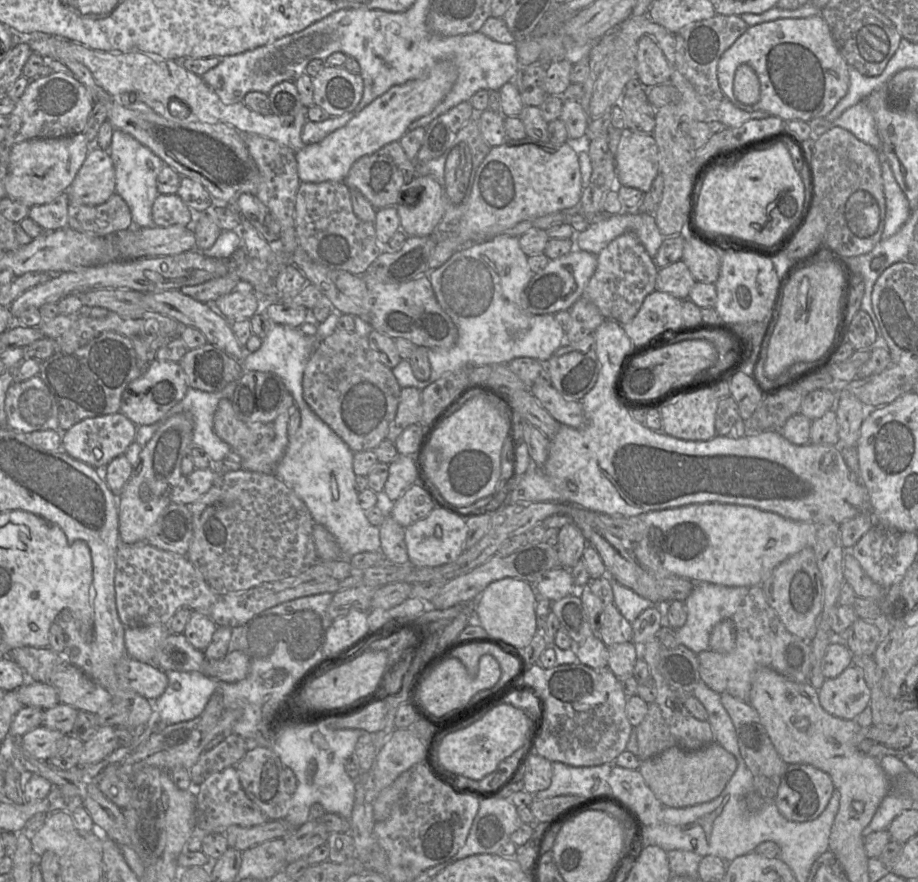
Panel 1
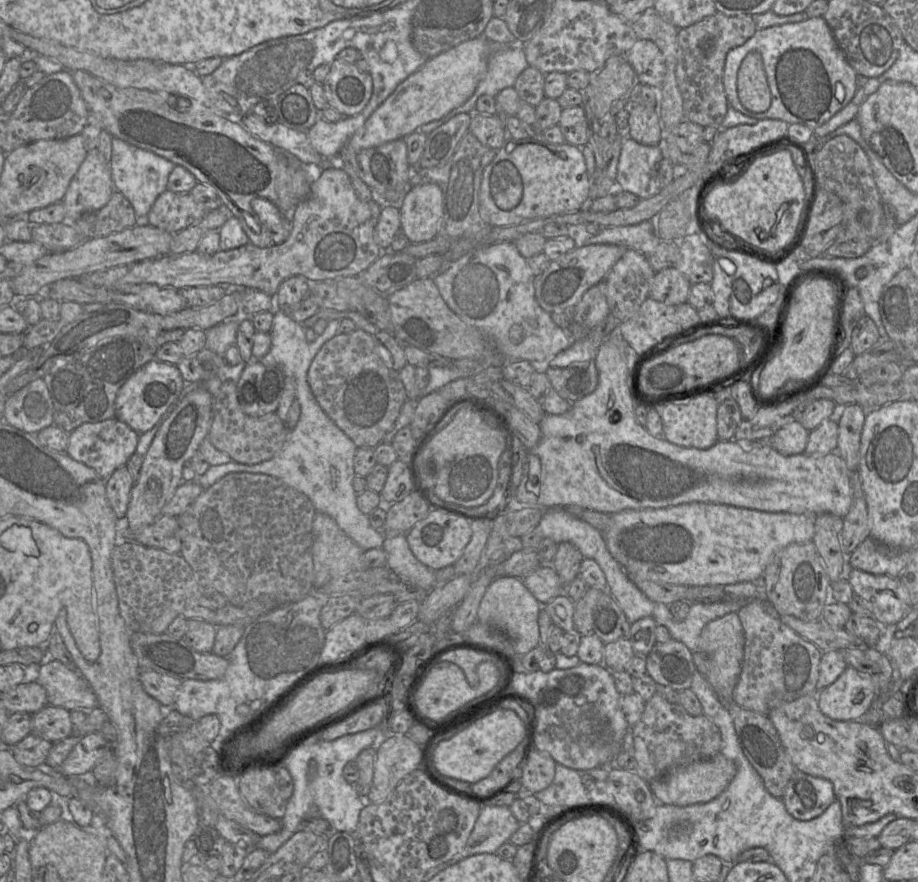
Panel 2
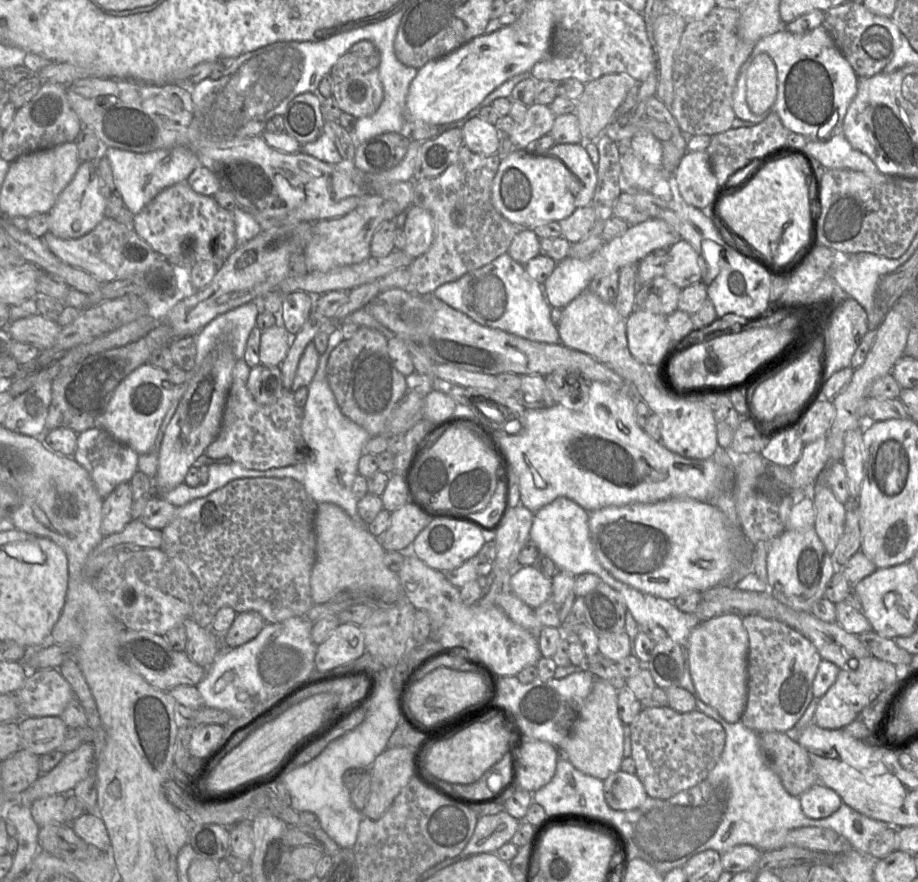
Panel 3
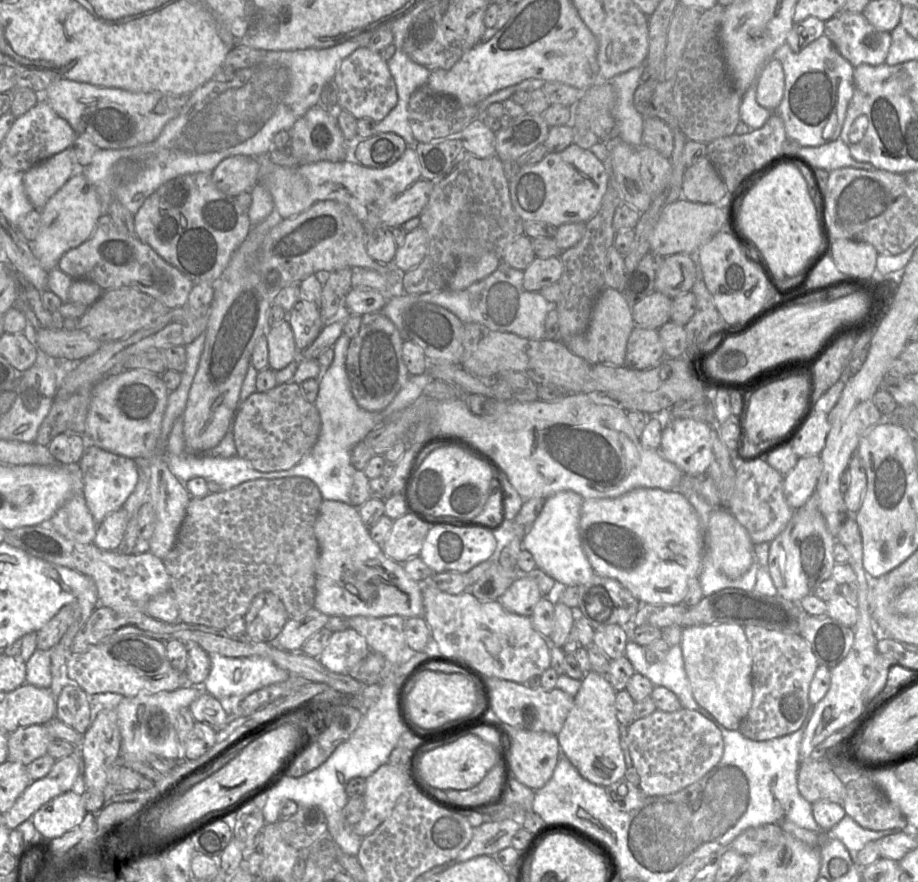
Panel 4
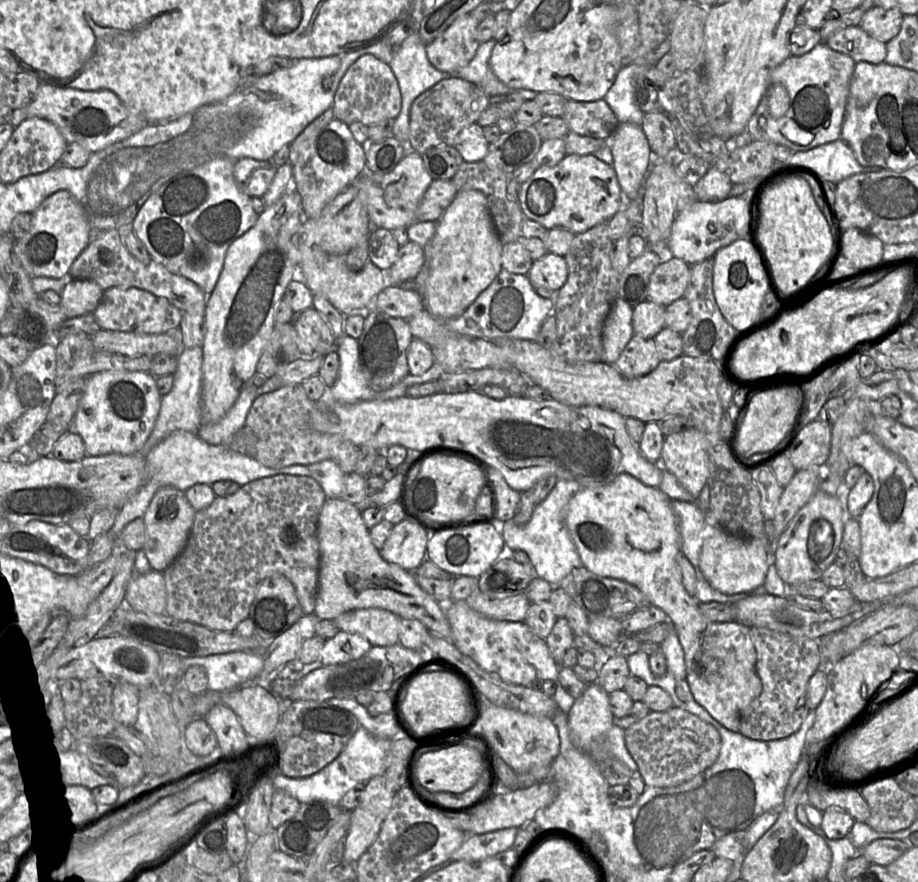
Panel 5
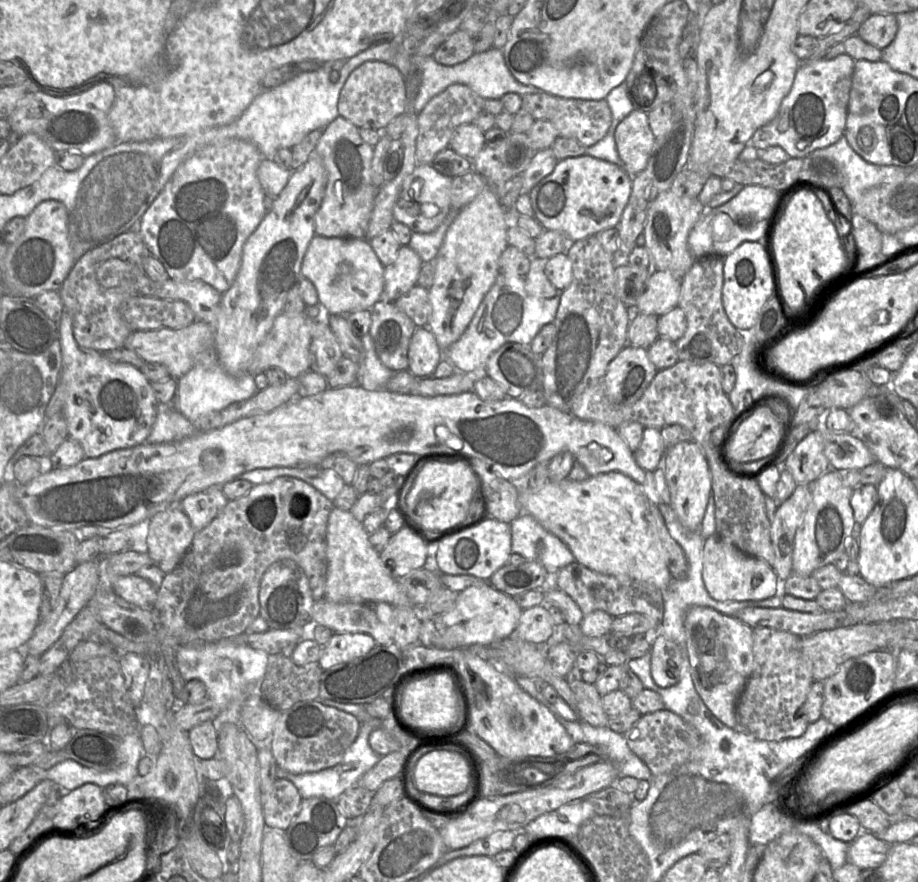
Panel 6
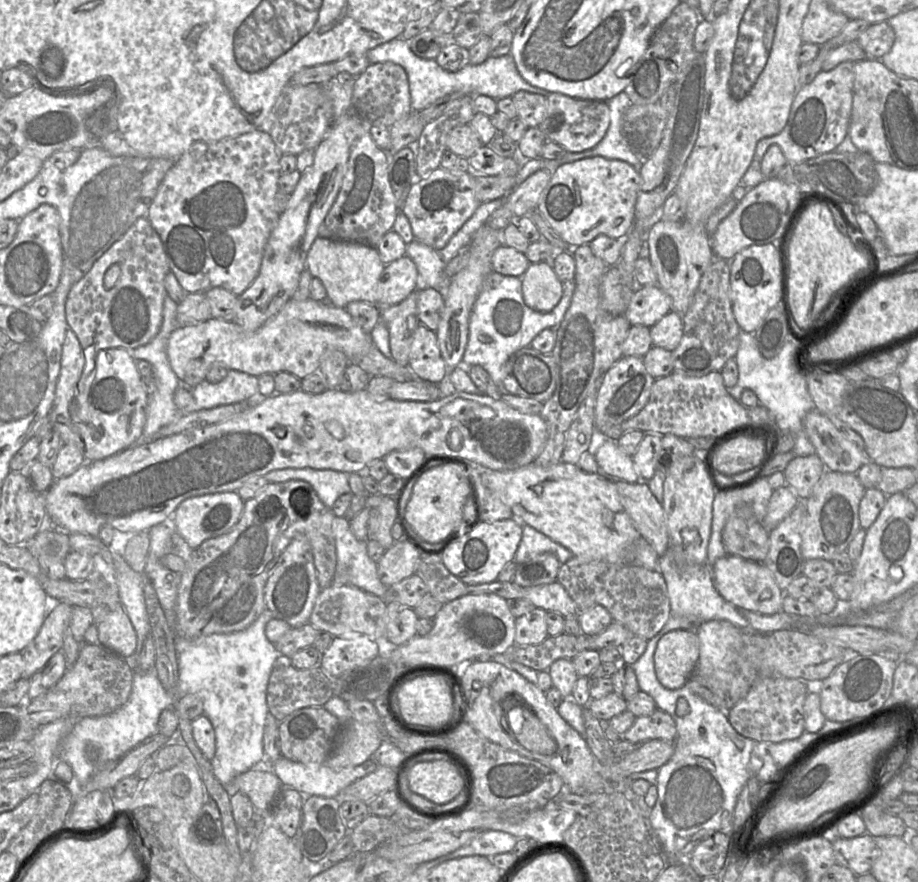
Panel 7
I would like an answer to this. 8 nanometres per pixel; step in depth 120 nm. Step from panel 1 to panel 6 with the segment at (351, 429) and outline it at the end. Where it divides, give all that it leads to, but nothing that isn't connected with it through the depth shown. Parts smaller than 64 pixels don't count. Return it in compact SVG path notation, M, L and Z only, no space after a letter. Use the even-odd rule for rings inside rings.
M385 298L370 309L369 336L384 366L395 372L409 370L408 350L416 331L415 323L393 302Z

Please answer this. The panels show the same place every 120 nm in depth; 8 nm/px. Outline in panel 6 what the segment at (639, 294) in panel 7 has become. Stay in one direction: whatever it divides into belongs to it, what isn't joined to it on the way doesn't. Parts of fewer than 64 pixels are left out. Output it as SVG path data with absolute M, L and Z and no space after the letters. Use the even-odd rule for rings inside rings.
M652 269L634 311L661 316L678 306L681 279L669 271Z

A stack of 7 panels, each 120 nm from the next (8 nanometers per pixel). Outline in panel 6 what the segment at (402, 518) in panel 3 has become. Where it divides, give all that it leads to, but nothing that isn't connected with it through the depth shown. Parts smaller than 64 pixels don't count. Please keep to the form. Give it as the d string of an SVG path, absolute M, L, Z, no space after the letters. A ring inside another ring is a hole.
M403 526L391 535L388 544L379 554L390 575L400 580L413 571L425 567L428 547L420 537Z

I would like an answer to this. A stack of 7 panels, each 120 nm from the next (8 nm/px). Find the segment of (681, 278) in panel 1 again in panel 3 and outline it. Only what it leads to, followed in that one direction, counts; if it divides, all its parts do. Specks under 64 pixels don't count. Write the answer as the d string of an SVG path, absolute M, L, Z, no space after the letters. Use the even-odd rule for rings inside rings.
M665 276L657 277L637 289L635 308L667 317L678 309L681 291Z

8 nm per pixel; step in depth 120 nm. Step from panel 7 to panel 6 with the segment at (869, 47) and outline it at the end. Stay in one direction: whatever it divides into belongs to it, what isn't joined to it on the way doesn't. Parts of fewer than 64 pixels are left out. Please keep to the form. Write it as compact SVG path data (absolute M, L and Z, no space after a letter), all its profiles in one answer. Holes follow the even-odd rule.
M880 13L870 15L859 26L857 35L865 42L882 50L891 44L897 32L896 14Z

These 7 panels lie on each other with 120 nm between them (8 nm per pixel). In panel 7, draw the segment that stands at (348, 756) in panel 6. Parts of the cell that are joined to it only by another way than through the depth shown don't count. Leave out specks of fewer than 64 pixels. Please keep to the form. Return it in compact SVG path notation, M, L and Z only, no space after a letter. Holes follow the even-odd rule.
M280 756L272 771L283 787L291 787L304 796L334 798L347 786L374 772L379 765L372 759L364 763L335 770L326 763L301 763Z

